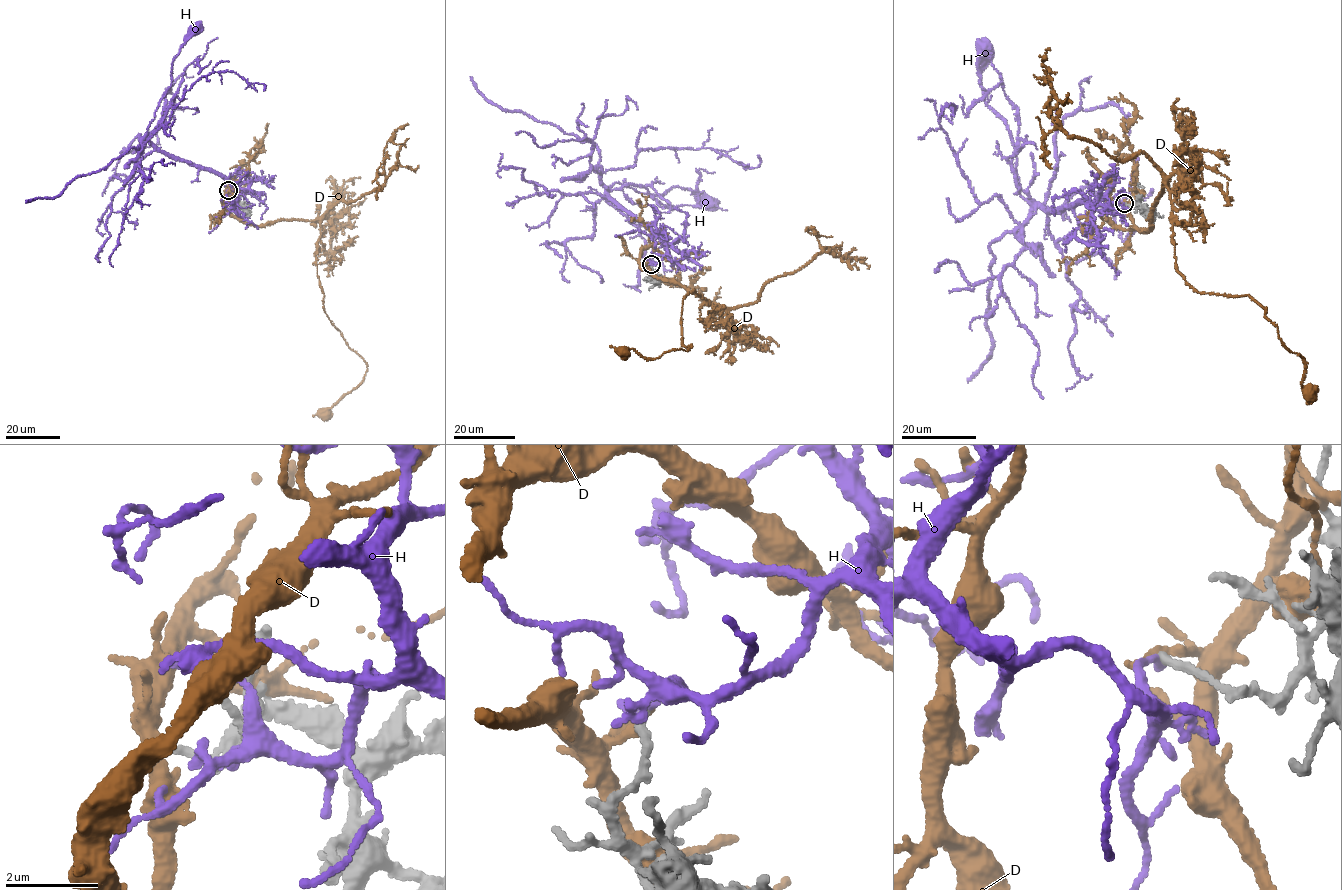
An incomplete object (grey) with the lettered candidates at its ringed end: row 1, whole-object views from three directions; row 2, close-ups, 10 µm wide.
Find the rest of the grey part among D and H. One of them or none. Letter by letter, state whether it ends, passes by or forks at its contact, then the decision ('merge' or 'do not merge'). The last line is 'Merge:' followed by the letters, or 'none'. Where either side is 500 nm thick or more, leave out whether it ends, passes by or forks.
D: it ends; do not merge
H: it ends; do not merge
Merge: none

